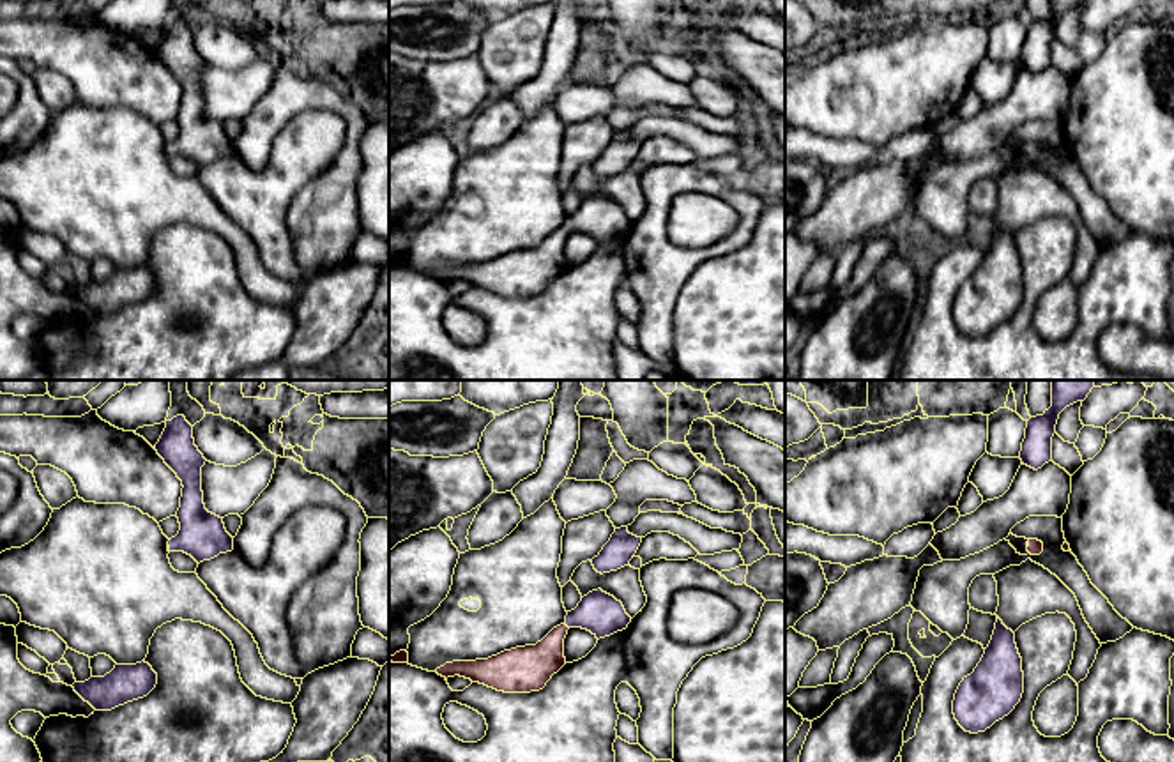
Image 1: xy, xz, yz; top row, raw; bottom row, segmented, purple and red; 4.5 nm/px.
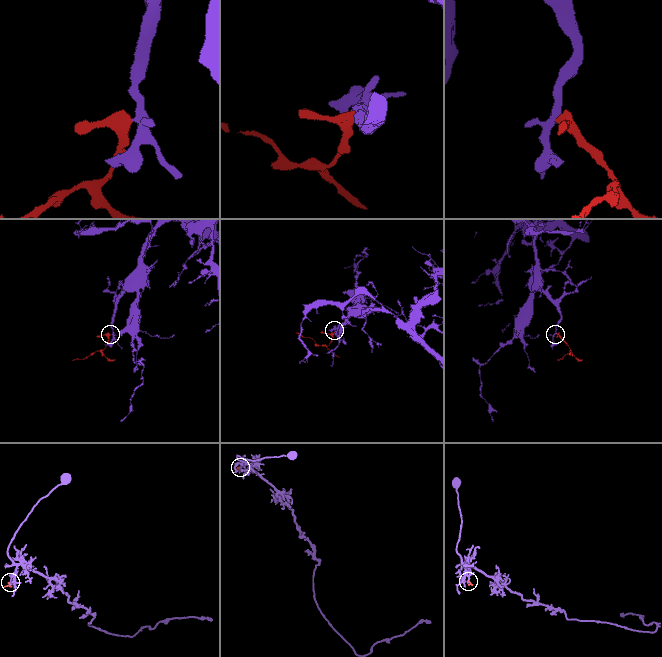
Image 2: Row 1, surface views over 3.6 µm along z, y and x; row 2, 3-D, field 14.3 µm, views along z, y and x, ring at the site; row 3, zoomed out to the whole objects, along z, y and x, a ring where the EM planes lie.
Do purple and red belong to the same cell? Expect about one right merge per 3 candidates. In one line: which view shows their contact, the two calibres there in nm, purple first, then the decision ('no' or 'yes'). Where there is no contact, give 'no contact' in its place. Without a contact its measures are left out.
contact in xz; calibres 190 and 200 nm; yes

